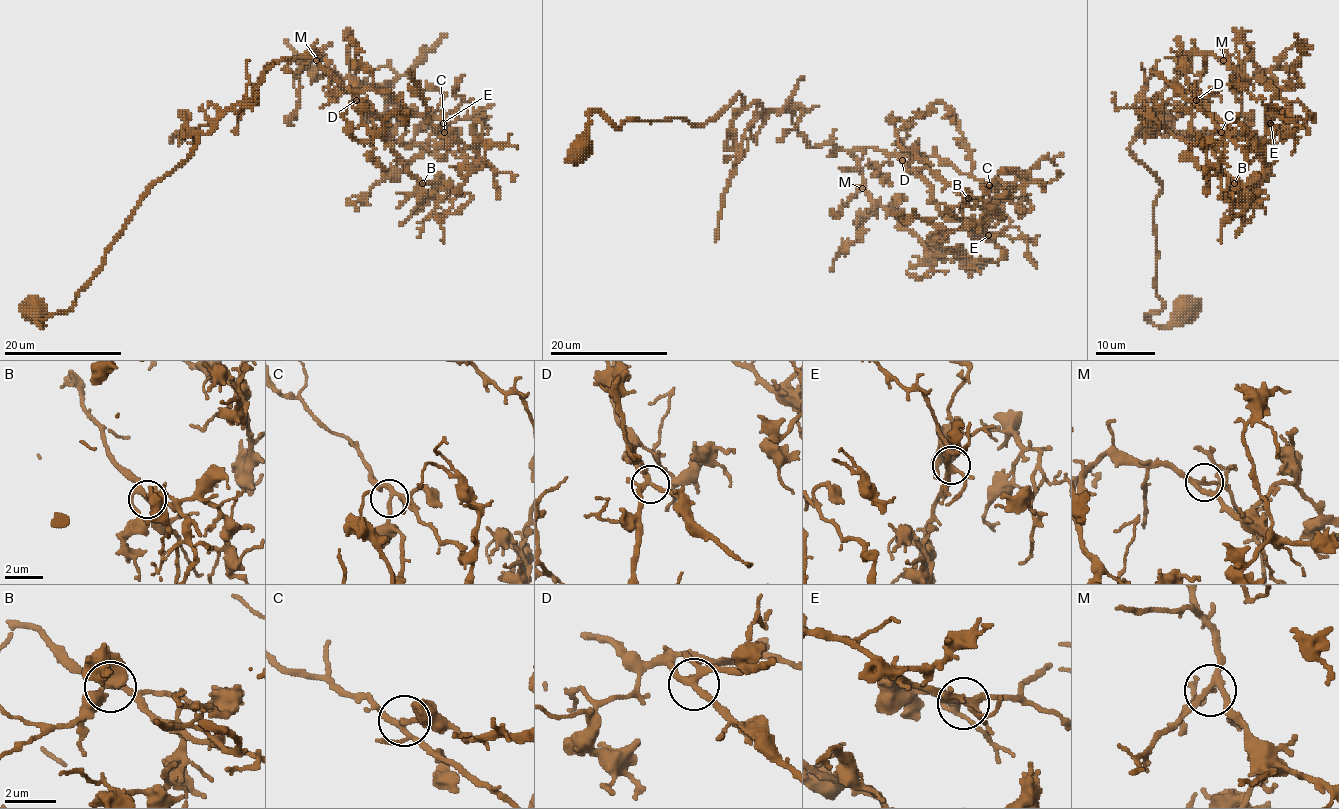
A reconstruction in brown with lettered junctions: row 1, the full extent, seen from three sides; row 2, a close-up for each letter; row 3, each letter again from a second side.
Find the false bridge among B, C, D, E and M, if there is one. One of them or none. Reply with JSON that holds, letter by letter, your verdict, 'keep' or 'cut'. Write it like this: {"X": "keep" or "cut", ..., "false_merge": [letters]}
{"B": "keep", "C": "keep", "D": "keep", "E": "keep", "M": "keep", "false_merge": []}

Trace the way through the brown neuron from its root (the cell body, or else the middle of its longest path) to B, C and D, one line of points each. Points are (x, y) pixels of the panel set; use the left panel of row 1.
B: (34, 313), (42, 326), (72, 305), (141, 197), (197, 135), (257, 101), (274, 63), (310, 55), (422, 183)
C: (34, 313), (42, 326), (72, 305), (141, 197), (197, 135), (257, 101), (274, 63), (310, 55), (444, 132)
D: (34, 313), (42, 326), (72, 305), (141, 197), (197, 135), (257, 101), (271, 64), (310, 55), (356, 99)

